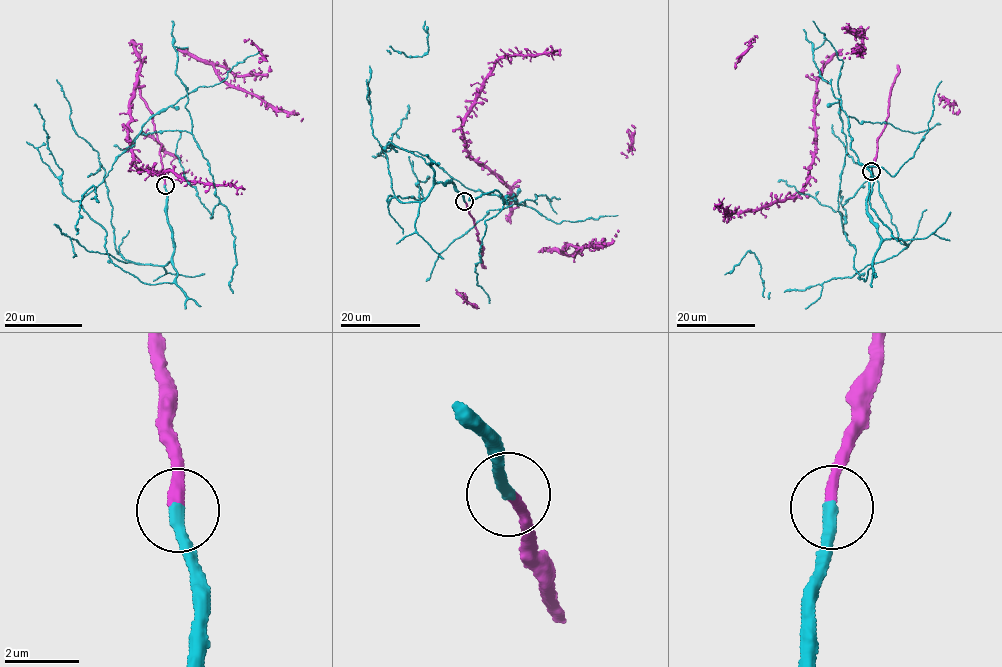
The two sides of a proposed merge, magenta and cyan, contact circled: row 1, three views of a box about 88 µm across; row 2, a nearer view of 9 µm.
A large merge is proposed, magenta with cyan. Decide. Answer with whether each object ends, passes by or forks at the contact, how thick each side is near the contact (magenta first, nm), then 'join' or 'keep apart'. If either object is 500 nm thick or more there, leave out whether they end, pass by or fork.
magenta ends; cyan ends; calibres 320 and 320 nm; join

